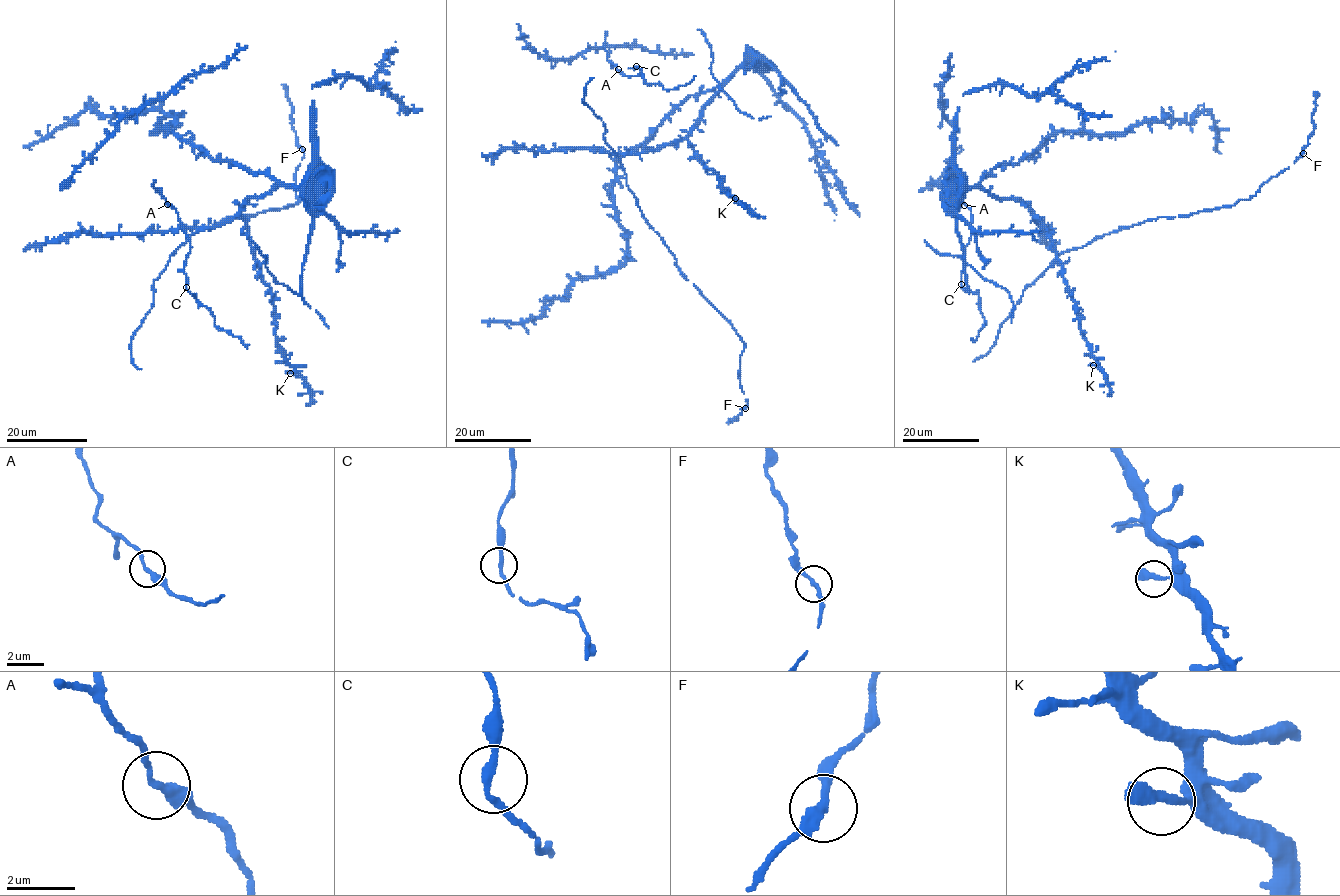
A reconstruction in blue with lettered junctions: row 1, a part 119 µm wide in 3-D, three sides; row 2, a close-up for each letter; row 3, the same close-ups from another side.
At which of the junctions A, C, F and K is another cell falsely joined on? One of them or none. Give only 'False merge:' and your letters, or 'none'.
False merge: none

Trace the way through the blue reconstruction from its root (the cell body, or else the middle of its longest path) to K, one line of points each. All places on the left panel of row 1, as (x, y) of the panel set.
K: (248, 201), (241, 217), (260, 278), (270, 289), (276, 344), (293, 368), (290, 373)

